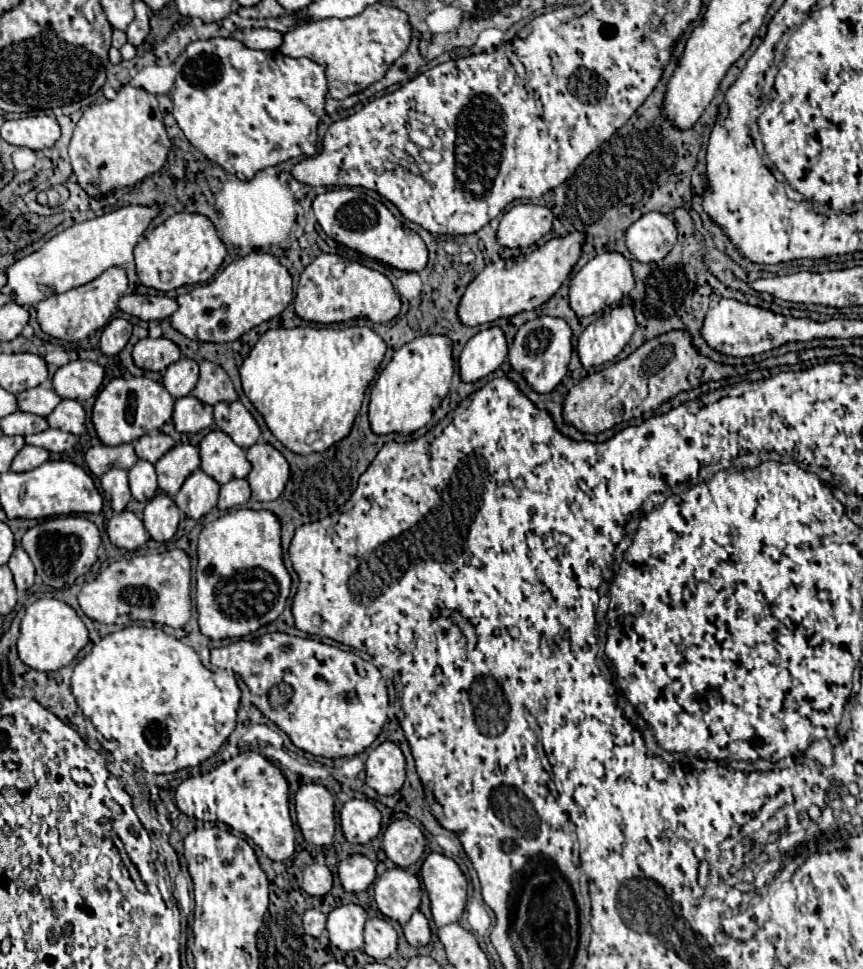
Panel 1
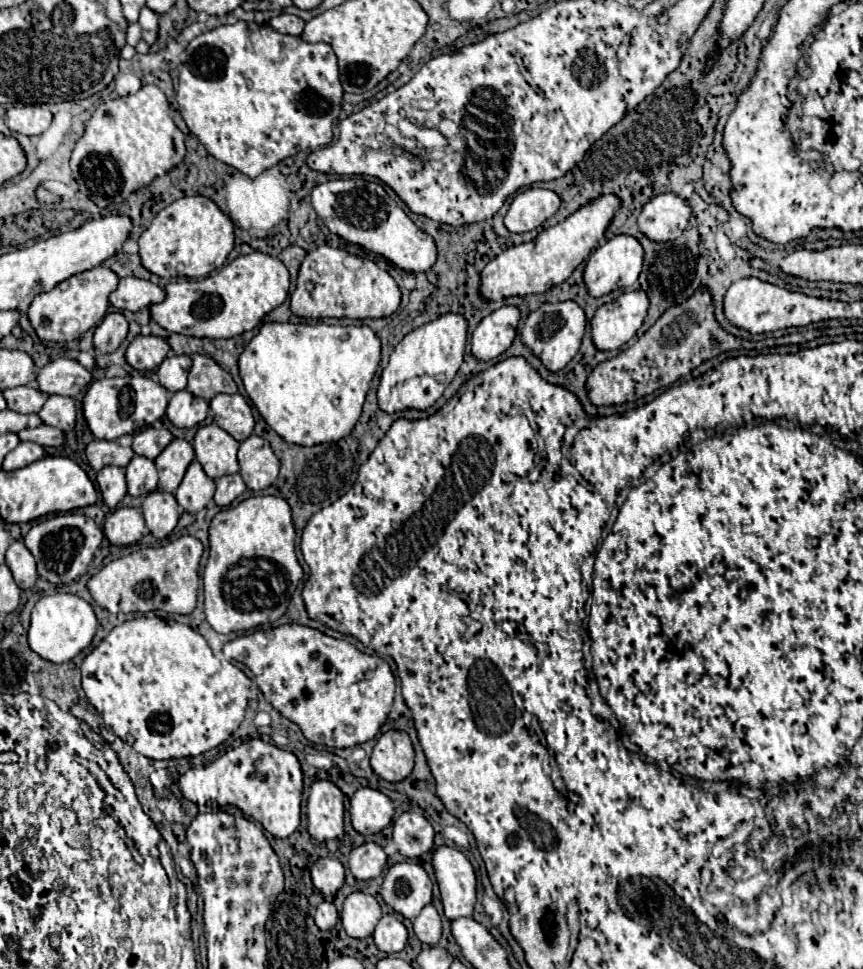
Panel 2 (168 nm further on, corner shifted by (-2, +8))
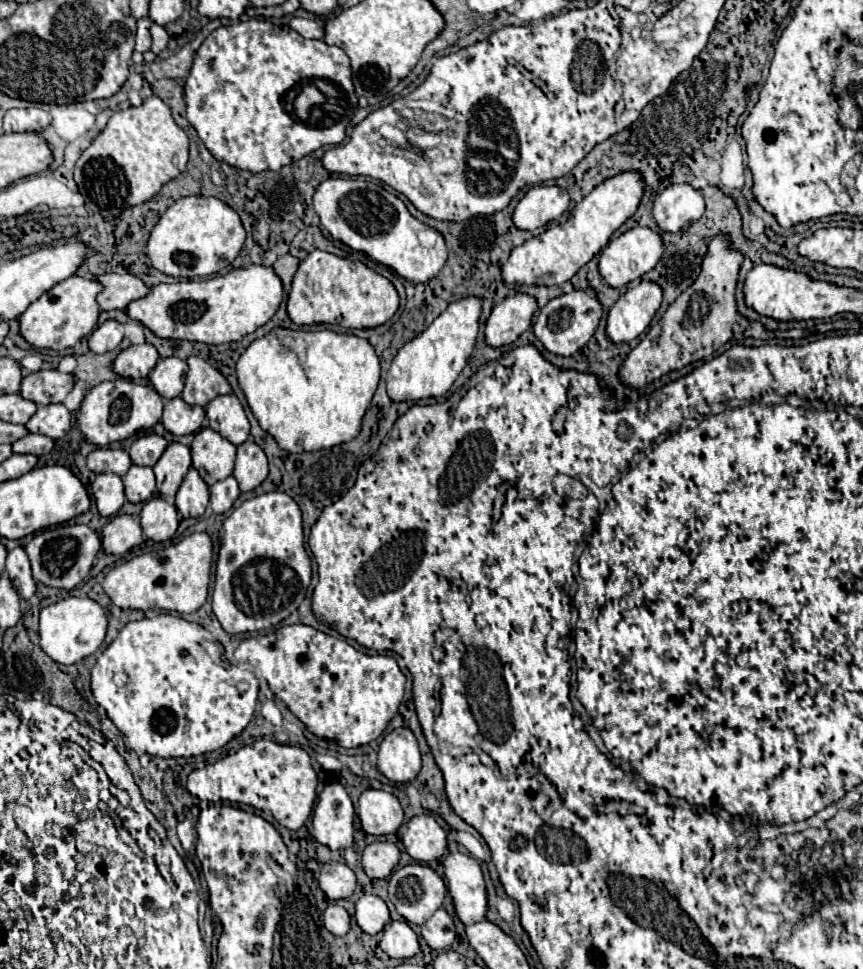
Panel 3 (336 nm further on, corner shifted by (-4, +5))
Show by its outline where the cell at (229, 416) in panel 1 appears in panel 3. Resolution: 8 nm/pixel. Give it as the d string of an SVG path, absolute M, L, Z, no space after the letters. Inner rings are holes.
M234 394L216 396L208 402L206 418L210 422L210 428L216 430L220 436L224 436L234 446L240 446L250 436L250 424L244 414L242 404Z

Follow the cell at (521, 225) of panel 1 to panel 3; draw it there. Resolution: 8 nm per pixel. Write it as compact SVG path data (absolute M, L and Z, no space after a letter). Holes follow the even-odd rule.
M534 186L518 202L514 210L514 224L520 230L536 230L548 222L560 218L570 204L566 188L560 186Z

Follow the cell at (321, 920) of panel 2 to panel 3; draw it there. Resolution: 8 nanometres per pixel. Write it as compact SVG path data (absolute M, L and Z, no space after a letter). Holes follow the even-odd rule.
M332 904L324 912L324 926L334 936L346 936L350 930L350 914L342 906Z

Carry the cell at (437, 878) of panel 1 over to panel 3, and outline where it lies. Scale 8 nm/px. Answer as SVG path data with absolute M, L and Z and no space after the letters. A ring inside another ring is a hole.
M448 854L444 858L444 874L458 918L466 926L484 920L488 912L488 898L480 864L468 854Z

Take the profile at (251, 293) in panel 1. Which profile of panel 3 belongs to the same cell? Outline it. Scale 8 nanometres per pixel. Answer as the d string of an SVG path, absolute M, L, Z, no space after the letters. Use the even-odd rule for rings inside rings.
M252 264L248 268L232 270L226 276L152 286L146 296L130 302L124 312L128 318L142 322L158 338L224 344L236 342L256 328L264 326L276 314L280 302L280 278L272 268Z

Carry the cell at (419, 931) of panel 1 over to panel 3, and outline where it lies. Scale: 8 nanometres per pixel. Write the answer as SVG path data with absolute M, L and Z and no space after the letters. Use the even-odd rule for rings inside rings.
M440 908L434 912L434 916L422 926L422 938L432 950L446 950L456 940L456 926L452 916Z

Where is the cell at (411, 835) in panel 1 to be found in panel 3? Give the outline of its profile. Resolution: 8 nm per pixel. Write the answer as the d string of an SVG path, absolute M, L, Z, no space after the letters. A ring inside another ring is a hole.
M426 814L414 816L408 822L406 832L402 834L402 842L406 846L406 852L418 862L440 860L448 846L444 828Z

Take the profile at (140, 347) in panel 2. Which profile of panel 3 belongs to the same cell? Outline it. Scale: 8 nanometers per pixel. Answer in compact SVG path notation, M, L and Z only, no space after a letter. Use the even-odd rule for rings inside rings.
M152 344L130 346L116 356L116 360L112 362L112 370L122 378L140 380L148 376L148 372L156 366L158 358L158 350Z

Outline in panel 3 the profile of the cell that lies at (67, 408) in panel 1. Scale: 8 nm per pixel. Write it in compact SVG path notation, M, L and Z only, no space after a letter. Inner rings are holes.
M62 404L38 406L36 414L26 422L26 430L34 434L44 434L48 438L62 438L70 430L72 414Z

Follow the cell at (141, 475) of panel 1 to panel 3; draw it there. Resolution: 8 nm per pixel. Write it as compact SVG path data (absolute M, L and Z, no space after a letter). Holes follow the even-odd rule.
M132 466L126 476L122 478L124 482L124 492L128 502L146 502L152 498L156 480L152 468L146 466Z

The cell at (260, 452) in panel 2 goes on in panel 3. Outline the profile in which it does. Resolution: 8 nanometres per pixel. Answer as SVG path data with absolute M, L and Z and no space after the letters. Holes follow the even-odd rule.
M246 440L236 448L232 476L238 480L242 492L250 492L266 480L268 460L262 448L254 440Z

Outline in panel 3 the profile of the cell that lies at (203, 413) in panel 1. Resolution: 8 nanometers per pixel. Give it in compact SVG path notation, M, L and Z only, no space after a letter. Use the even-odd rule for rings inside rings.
M172 398L164 404L162 424L170 434L184 436L184 434L198 432L204 416L206 416L204 408L190 406L190 404L182 402L182 398Z

